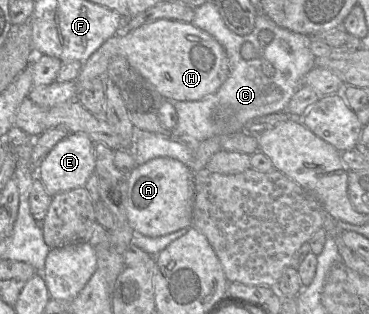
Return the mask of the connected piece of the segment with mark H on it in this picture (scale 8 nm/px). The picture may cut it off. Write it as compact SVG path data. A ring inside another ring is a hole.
M158 19L129 32L108 38L84 63L74 81L78 92L97 77L106 77L110 59L120 55L147 79L167 100L194 101L216 92L228 77L228 58L224 48L206 31L192 22Z

